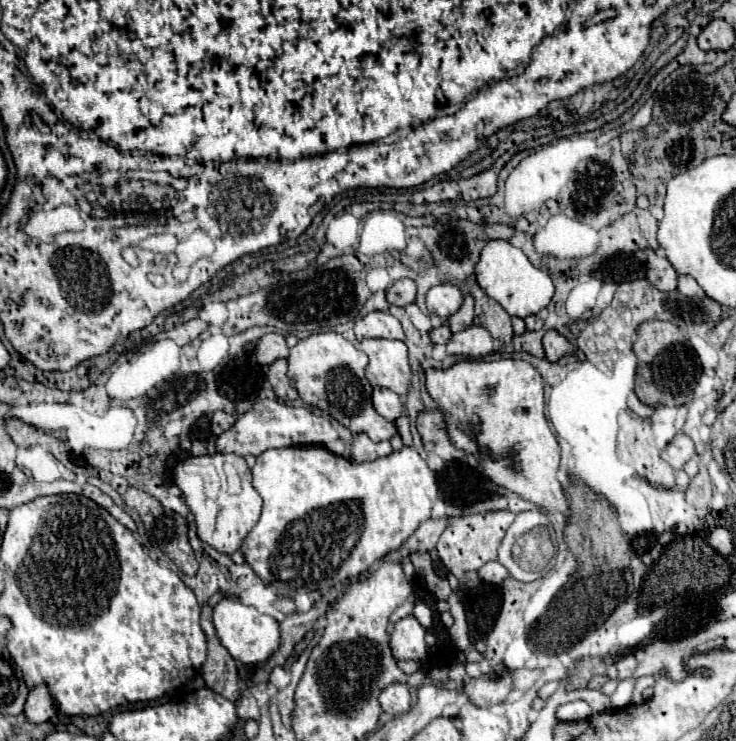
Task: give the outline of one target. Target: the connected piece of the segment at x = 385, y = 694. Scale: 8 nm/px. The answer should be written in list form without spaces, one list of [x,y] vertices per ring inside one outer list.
[[[393,683],[389,687],[385,687],[379,693],[379,705],[387,715],[401,715],[407,713],[411,707],[411,695],[409,695],[409,687],[401,685],[401,683]]]

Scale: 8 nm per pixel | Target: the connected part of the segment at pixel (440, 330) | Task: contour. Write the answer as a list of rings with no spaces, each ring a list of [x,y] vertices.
[[[441,325],[441,327],[431,329],[429,335],[431,335],[431,341],[433,341],[433,343],[447,343],[449,337],[451,337],[451,331],[449,331],[447,325]]]

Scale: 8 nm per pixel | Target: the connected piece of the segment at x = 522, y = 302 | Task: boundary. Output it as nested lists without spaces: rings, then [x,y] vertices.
[[[503,239],[485,243],[481,257],[475,265],[475,275],[477,275],[479,287],[489,297],[493,297],[509,315],[517,315],[521,319],[525,319],[527,315],[539,313],[543,307],[551,303],[551,297],[555,295],[555,285],[549,273],[535,267],[521,249],[517,249],[515,245]]]

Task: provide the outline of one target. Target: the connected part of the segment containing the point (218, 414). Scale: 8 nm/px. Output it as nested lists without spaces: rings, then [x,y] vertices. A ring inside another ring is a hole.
[[[215,411],[211,417],[211,431],[213,435],[221,435],[223,431],[227,431],[231,425],[235,423],[235,417],[225,413],[225,411]]]

